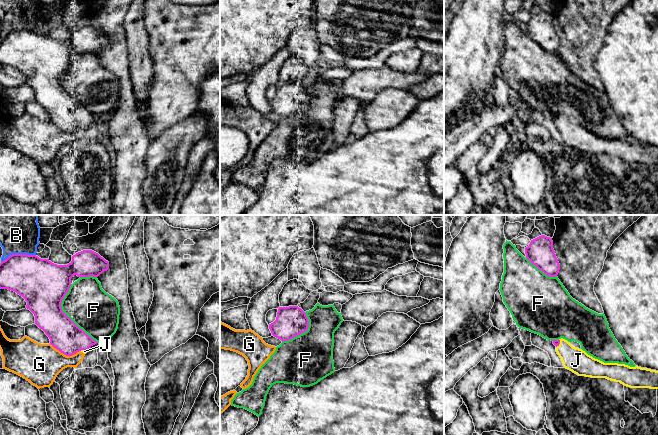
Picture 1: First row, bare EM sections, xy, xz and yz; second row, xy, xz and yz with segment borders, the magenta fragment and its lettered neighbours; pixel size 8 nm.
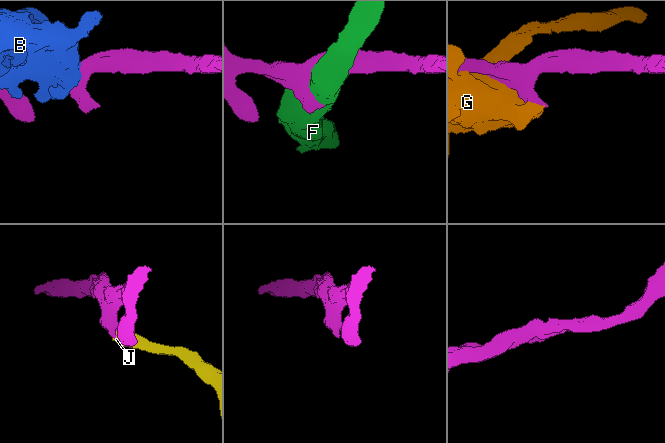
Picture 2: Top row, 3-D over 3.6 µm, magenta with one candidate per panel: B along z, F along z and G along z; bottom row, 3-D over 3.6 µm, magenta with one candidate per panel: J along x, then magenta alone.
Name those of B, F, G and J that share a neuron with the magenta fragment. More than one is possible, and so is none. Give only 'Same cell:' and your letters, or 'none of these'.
Same cell: J

